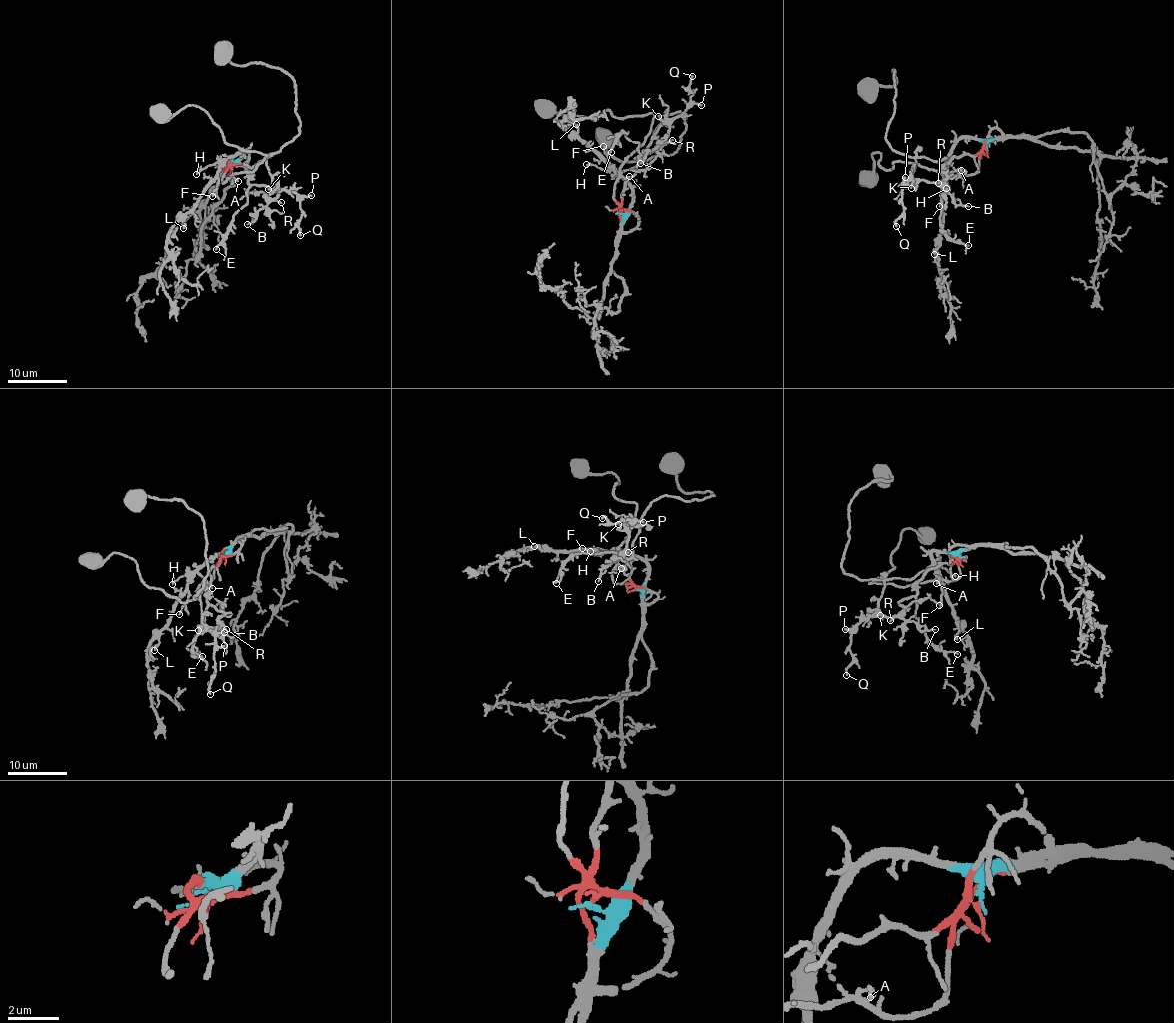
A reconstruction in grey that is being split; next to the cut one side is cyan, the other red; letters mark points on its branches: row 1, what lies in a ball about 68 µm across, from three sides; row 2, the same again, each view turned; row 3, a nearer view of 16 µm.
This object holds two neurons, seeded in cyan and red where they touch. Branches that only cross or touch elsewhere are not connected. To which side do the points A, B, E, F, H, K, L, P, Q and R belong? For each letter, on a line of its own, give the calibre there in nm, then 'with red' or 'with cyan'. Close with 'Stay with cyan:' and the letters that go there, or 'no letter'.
A: 150 nm thick; with red
B: 110 nm thick; with red
E: 130 nm thick; with red
F: 120 nm thick; with cyan
H: 120 nm thick; with cyan
K: 160 nm thick; with red
L: 180 nm thick; with cyan
P: 150 nm thick; with red
Q: 140 nm thick; with red
R: 110 nm thick; with red
Stay with cyan: F, H, L

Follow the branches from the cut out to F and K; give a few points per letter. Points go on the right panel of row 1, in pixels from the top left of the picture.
F: (986, 148), (983, 142), (974, 138), (960, 139), (947, 160), (948, 193), (939, 207)
K: (986, 148), (952, 158), (942, 176), (939, 171), (946, 176), (943, 182), (921, 180), (910, 187)

